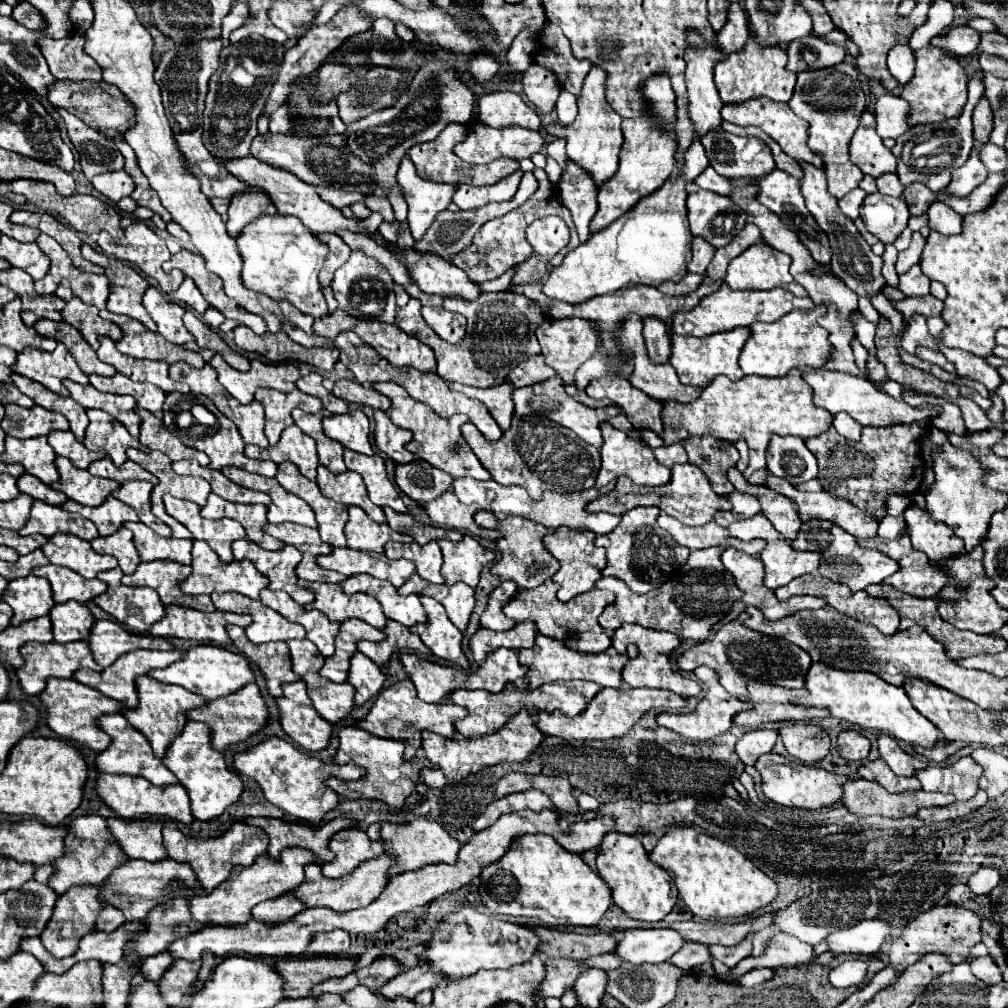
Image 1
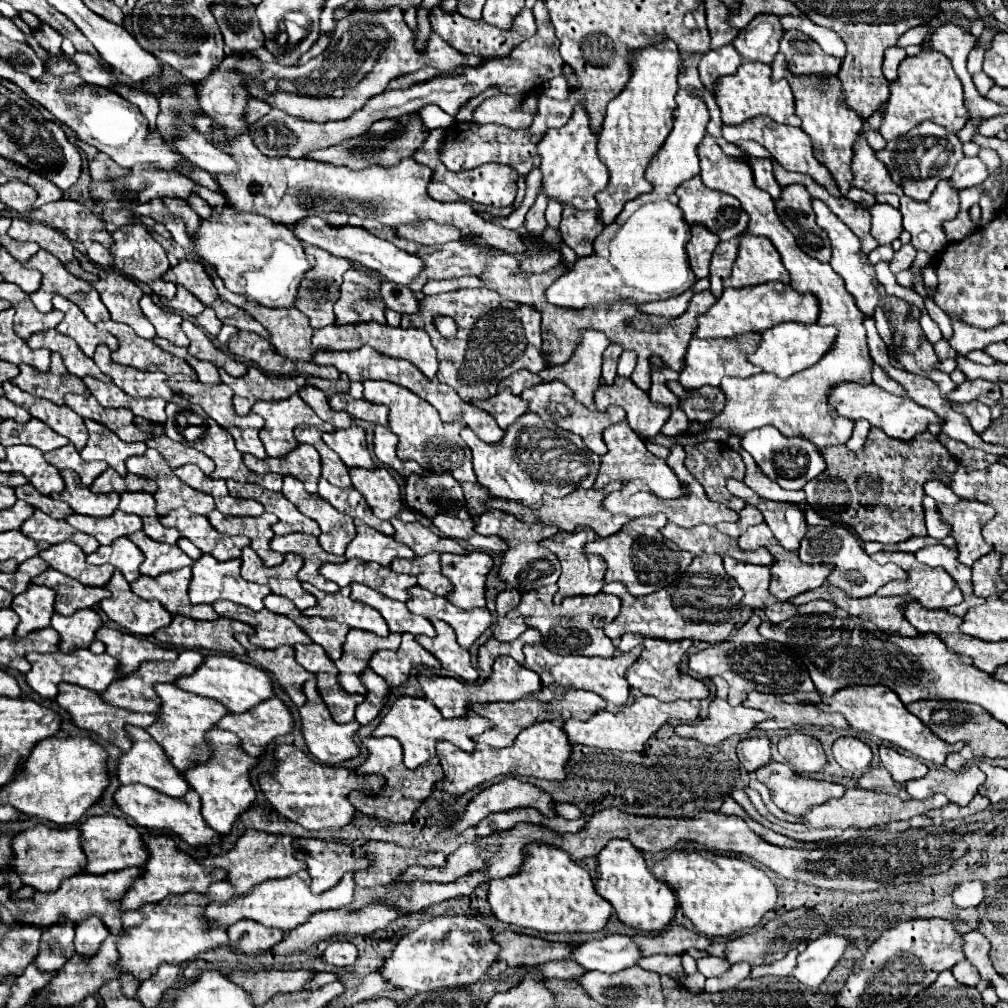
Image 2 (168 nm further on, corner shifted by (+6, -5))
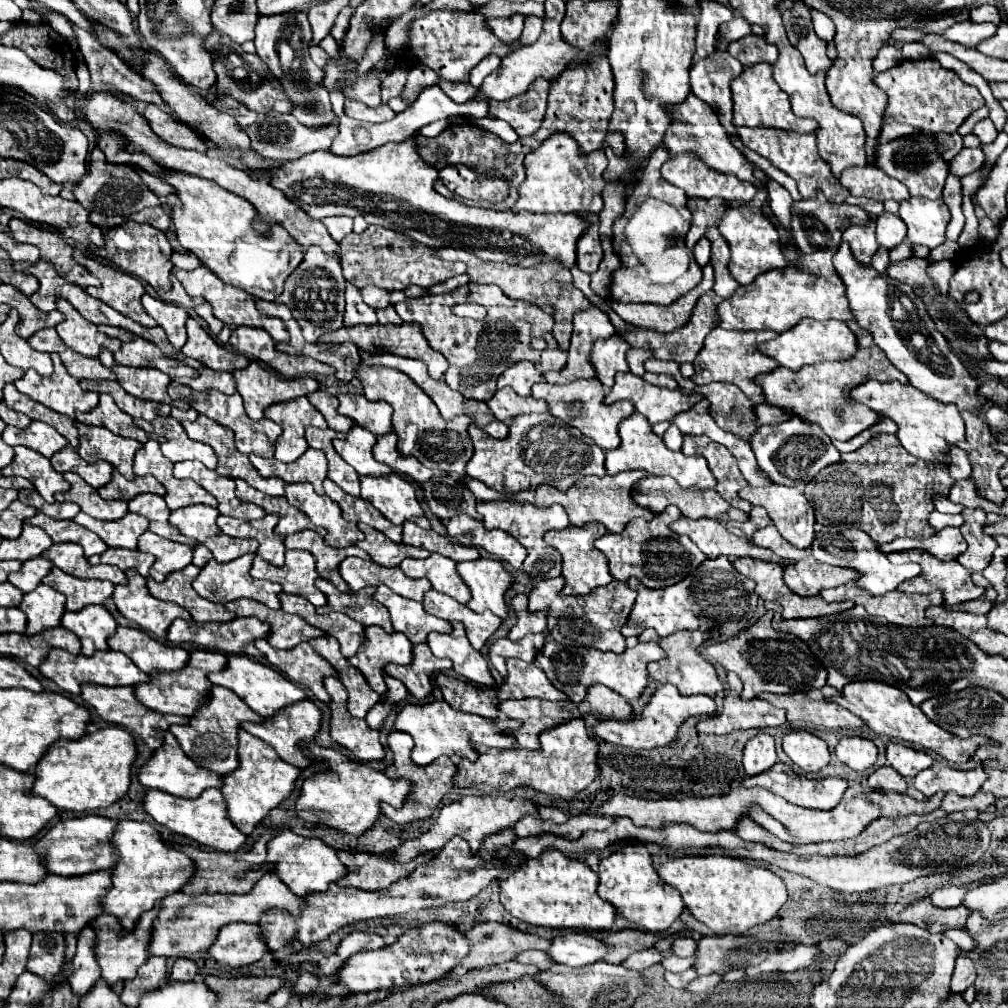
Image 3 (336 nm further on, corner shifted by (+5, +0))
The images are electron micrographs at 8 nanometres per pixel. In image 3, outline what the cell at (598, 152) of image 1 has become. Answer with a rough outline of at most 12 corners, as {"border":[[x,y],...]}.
{"border":[[553,135],[525,155],[513,213],[599,213],[603,151]]}

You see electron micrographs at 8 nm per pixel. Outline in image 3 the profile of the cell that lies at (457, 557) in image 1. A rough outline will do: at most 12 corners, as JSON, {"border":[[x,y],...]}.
{"border":[[495,559],[457,563],[471,611],[507,619],[513,575]]}

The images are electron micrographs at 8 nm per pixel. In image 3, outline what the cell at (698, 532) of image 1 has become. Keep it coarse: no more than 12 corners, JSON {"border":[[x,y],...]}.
{"border":[[681,517],[671,525],[709,559],[747,555],[749,541],[721,521]]}

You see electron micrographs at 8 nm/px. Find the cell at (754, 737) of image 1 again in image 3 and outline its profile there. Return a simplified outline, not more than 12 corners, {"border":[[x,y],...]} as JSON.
{"border":[[755,735],[743,749],[747,775],[777,763],[773,737]]}

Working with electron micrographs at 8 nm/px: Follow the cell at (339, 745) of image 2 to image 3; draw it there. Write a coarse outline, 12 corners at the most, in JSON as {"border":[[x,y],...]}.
{"border":[[327,677],[331,737],[359,761],[385,759],[379,731],[347,711],[347,691]]}

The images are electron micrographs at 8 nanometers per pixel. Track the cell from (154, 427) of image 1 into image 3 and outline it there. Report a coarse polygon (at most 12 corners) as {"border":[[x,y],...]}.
{"border":[[185,433],[161,443],[173,463],[197,459],[209,469],[217,467],[209,445]]}

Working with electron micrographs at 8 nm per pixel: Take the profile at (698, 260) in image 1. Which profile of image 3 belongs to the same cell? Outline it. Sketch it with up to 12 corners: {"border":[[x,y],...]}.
{"border":[[687,199],[691,227],[685,243],[689,249],[717,225],[725,207],[721,199]]}

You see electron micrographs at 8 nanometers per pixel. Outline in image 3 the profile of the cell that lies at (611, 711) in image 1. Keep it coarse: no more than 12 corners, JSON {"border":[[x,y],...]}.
{"border":[[661,685],[631,721],[599,721],[599,739],[631,749],[665,747],[683,721],[713,715],[709,695]]}

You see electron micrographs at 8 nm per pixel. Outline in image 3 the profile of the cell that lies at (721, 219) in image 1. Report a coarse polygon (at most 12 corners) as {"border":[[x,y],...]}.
{"border":[[673,155],[661,175],[689,197],[749,203],[757,187]]}

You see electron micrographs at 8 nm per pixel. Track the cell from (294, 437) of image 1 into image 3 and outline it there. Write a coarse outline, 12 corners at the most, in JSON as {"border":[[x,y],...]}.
{"border":[[307,449],[297,461],[281,463],[249,455],[263,477],[285,483],[311,483],[325,495],[327,459]]}

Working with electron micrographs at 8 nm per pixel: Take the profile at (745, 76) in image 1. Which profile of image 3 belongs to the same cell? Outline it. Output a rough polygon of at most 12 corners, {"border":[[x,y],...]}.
{"border":[[771,65],[733,83],[733,125],[815,133],[791,111]]}

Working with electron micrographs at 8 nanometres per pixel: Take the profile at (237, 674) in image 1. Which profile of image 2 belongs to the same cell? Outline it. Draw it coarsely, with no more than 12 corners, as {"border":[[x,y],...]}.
{"border":[[204,656],[174,686],[246,712],[274,696],[260,668]]}

